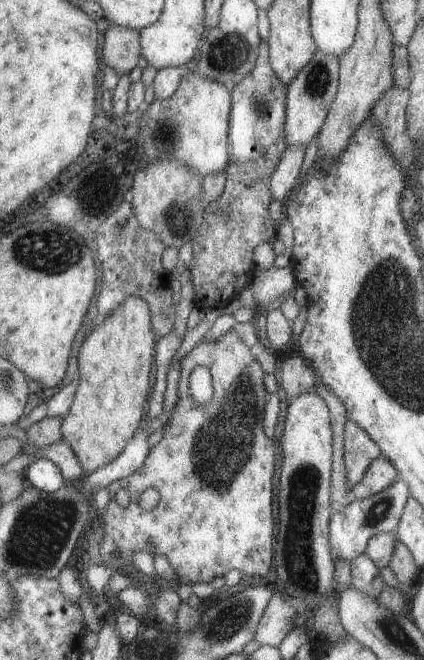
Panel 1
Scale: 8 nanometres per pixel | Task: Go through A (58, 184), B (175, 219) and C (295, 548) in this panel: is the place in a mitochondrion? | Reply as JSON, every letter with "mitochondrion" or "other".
{"A":"other","B":"mitochondrion","C":"mitochondrion"}

